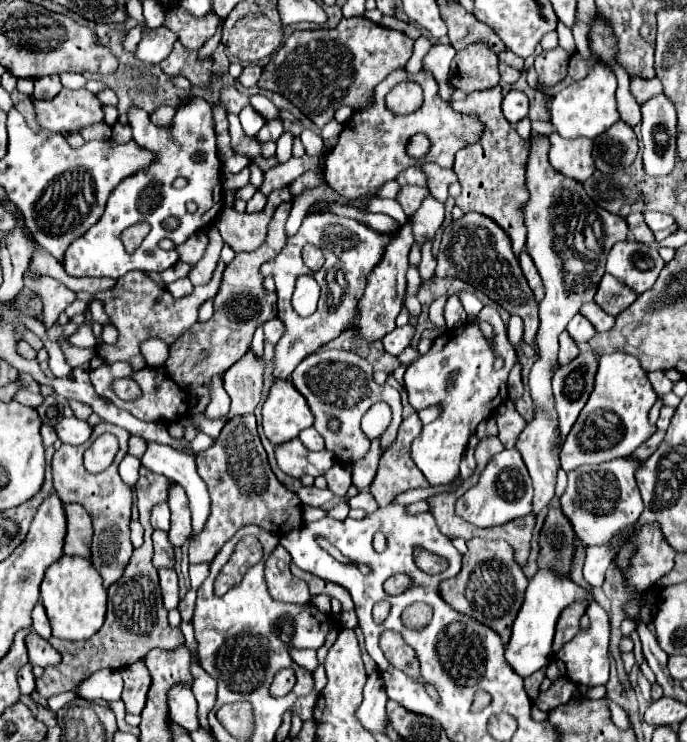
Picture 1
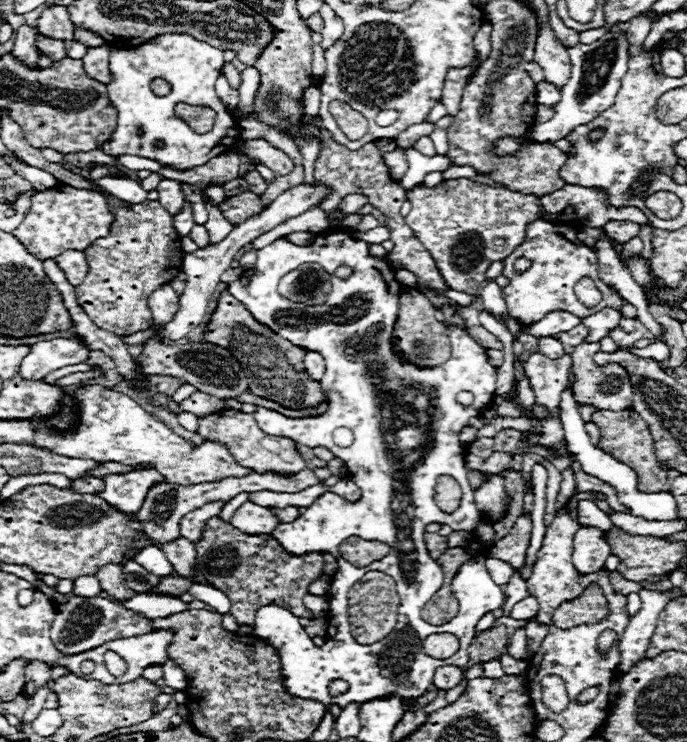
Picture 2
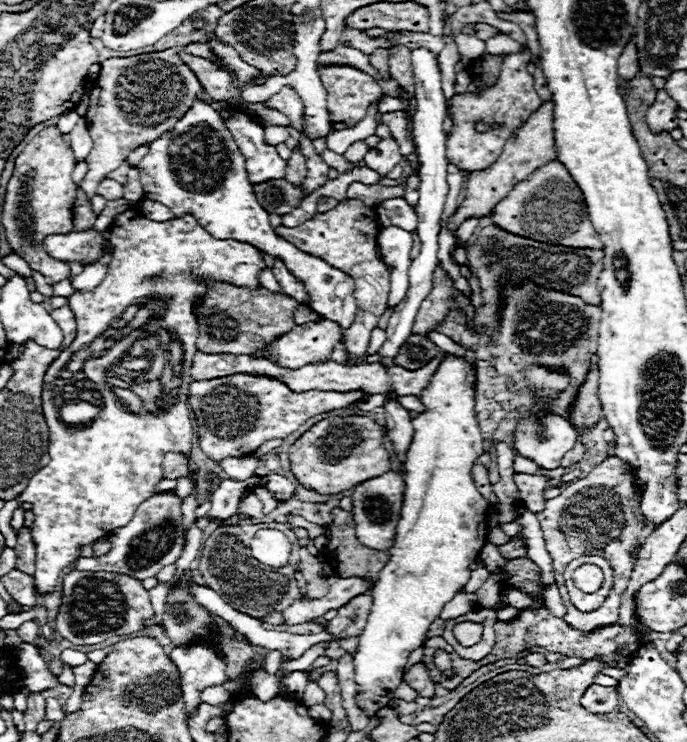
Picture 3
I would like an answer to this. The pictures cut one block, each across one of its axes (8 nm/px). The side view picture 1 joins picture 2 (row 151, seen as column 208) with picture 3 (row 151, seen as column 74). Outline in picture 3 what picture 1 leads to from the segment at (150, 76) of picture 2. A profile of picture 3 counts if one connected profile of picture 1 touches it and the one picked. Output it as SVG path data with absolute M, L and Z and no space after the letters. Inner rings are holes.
M234 110L224 124L246 158L246 172L252 184L280 180L286 176L286 160L278 156L276 146L264 142L264 126L258 124L258 120L244 110Z

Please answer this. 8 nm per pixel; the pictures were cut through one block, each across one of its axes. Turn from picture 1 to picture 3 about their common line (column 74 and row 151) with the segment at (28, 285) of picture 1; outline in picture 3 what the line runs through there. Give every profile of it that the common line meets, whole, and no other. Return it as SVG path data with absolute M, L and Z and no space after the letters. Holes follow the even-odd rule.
M296 148L294 152L292 152L292 158L288 160L288 168L286 168L286 180L288 182L292 182L292 184L296 184L296 186L300 186L302 182L304 182L304 178L306 178L306 162L304 162L304 156L300 154L300 150Z

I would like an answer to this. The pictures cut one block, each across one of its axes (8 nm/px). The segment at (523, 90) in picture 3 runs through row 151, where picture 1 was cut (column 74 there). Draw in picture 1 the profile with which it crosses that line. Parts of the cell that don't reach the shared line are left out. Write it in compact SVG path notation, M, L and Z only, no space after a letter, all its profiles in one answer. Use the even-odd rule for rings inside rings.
M100 422L94 426L92 436L90 438L98 438L104 432L112 432L118 442L120 442L120 450L112 462L112 466L100 474L90 474L86 472L86 468L82 466L82 454L86 450L86 444L82 446L68 446L64 444L60 450L56 450L54 460L52 460L52 476L54 476L54 490L60 496L60 500L64 504L70 502L78 502L86 508L86 512L92 518L92 526L94 526L94 536L92 536L92 566L98 570L98 574L104 580L104 588L112 586L114 582L120 580L120 576L124 574L126 564L130 562L132 556L132 546L130 546L130 508L132 508L132 490L130 486L126 486L118 474L118 464L122 462L122 458L128 454L128 438L130 432L110 424L110 422Z

